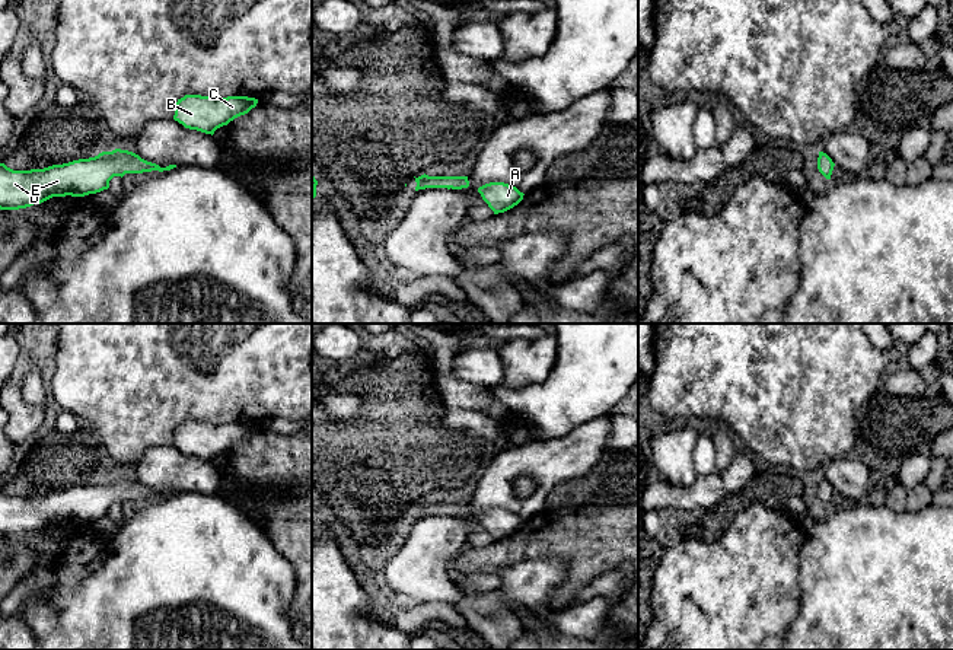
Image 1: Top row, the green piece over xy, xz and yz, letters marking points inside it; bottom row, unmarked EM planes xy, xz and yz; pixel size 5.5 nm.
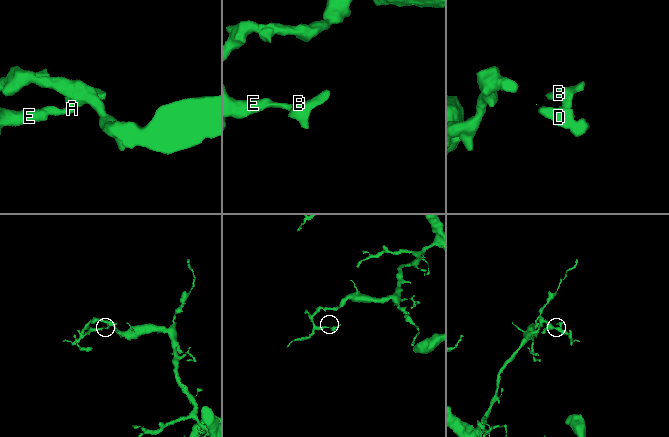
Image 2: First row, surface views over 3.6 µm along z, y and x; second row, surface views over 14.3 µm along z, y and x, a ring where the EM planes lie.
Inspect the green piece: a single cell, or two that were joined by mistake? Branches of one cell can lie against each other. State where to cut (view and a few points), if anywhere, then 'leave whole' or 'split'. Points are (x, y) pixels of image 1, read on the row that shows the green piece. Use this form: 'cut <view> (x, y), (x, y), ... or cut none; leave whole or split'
cut none; leave whole

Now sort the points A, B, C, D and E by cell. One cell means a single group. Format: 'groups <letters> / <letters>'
groups A B C D E

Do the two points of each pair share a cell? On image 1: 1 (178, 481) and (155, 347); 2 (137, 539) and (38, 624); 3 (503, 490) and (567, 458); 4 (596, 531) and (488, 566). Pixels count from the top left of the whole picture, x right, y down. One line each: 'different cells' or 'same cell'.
1: different cells
2: different cells
3: same cell
4: same cell

